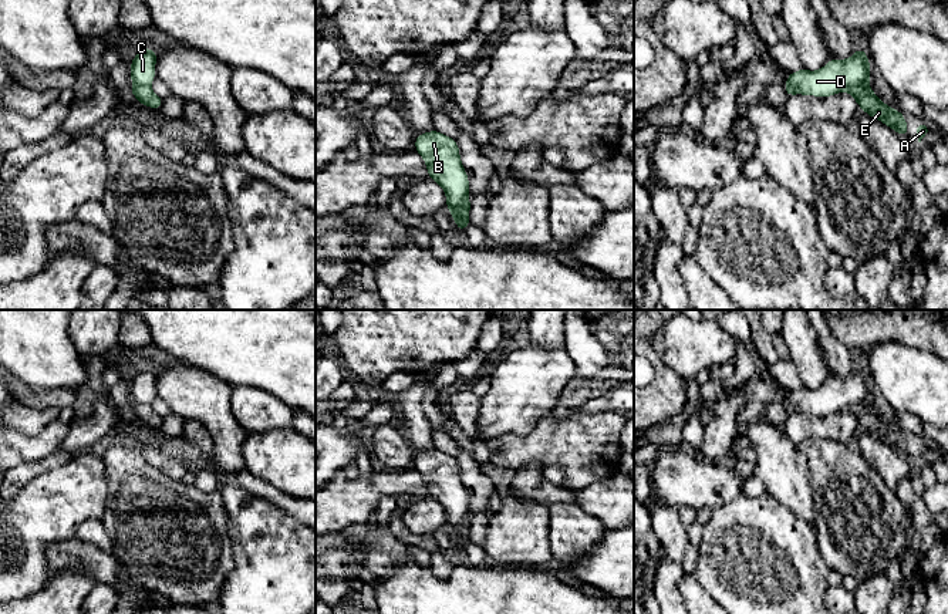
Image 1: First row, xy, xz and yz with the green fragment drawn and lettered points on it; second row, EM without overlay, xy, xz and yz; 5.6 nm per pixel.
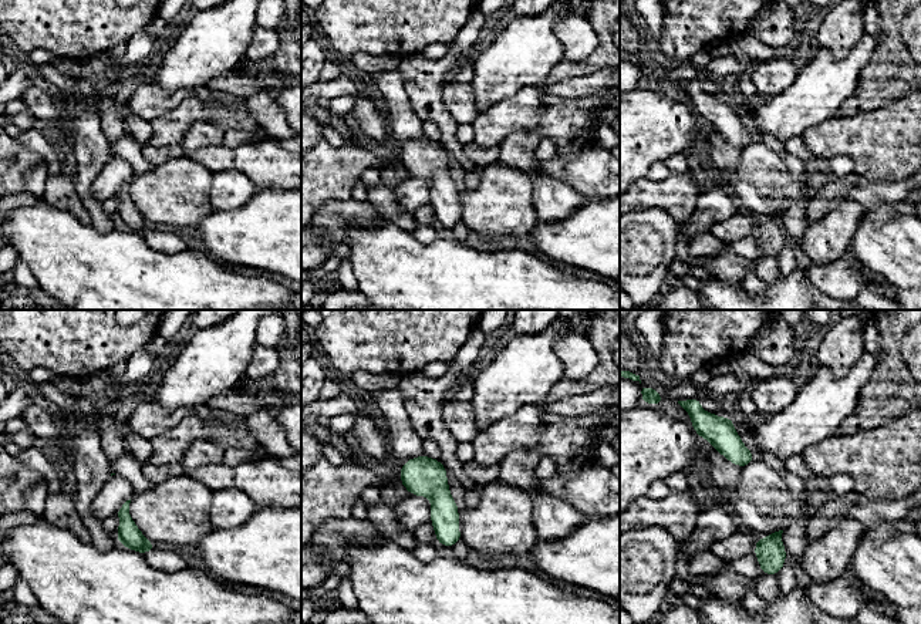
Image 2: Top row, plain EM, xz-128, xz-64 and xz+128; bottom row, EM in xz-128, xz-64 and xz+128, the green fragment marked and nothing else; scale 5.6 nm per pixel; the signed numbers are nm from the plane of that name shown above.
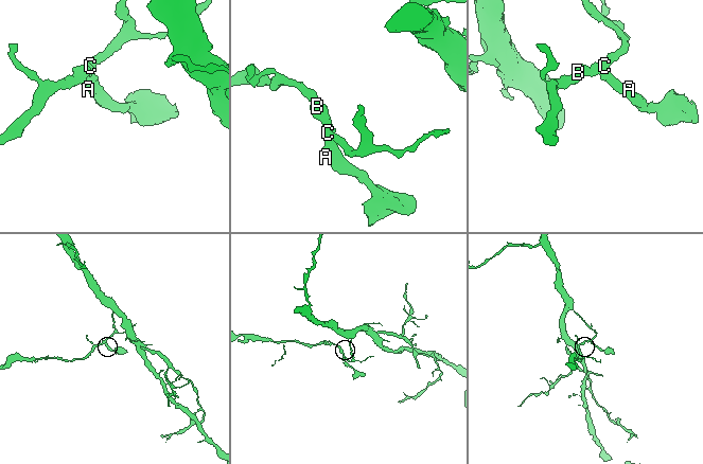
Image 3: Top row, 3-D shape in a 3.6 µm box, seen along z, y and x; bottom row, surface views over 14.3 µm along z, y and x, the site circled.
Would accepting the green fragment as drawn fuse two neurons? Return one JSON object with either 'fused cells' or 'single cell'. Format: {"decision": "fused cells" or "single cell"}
{"decision": "fused cells"}

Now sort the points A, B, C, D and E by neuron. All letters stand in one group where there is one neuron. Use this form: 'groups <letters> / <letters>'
groups A E / B C D

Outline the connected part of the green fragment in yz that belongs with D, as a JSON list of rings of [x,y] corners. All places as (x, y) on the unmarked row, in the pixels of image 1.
[[[858,365],[850,377],[830,377],[817,389],[802,387],[790,391],[783,406],[787,415],[795,412],[831,415],[847,409],[851,404],[867,402],[870,399],[870,384],[866,370]]]

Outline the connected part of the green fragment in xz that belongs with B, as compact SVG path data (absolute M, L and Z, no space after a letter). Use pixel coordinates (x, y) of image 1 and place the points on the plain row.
M435 448L416 453L415 470L425 482L426 490L446 513L446 526L451 532L470 524L469 497L462 483L456 458Z

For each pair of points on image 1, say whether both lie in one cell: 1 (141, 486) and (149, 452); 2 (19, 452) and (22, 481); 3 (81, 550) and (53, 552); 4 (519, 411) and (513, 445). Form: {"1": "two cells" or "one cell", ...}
{"1": "two cells", "2": "two cells", "3": "one cell", "4": "two cells"}

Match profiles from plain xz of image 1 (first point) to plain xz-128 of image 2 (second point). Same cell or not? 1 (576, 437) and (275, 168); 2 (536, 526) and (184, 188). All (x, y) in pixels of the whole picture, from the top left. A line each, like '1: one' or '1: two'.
1: two
2: one

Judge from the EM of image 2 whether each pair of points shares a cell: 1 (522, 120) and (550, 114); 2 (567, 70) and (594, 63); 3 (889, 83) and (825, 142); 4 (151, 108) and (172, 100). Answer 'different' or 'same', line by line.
1: same
2: same
3: different
4: same

